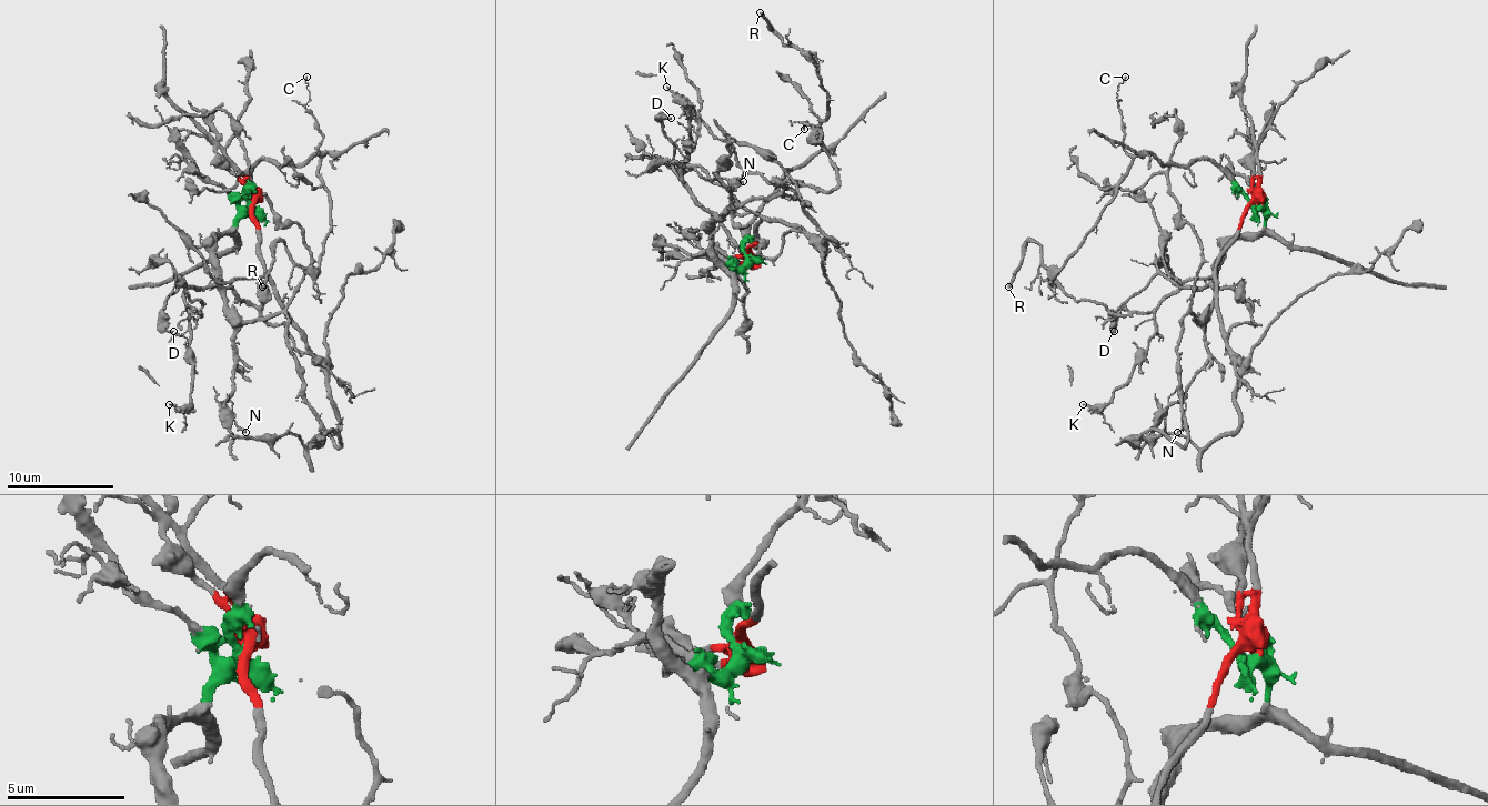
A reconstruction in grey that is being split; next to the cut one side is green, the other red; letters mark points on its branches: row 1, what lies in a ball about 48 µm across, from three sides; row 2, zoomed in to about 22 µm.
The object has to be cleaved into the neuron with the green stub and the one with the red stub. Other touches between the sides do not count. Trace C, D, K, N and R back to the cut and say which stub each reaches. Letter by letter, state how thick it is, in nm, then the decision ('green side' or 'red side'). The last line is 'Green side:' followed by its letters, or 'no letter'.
C: calibre 100 nm; green side
D: calibre 220 nm; green side
K: calibre 150 nm; green side
N: calibre 150 nm; green side
R: calibre 180 nm; green side
Green side: C, D, K, N, R

